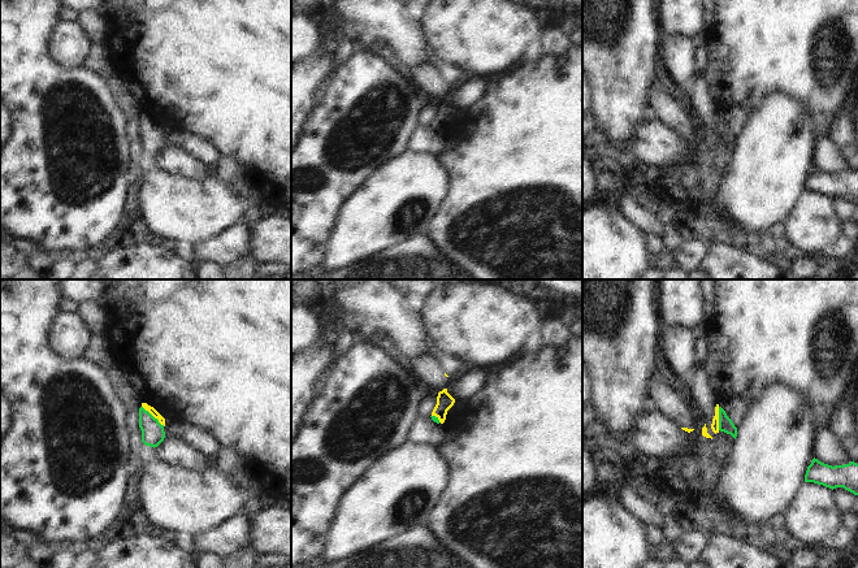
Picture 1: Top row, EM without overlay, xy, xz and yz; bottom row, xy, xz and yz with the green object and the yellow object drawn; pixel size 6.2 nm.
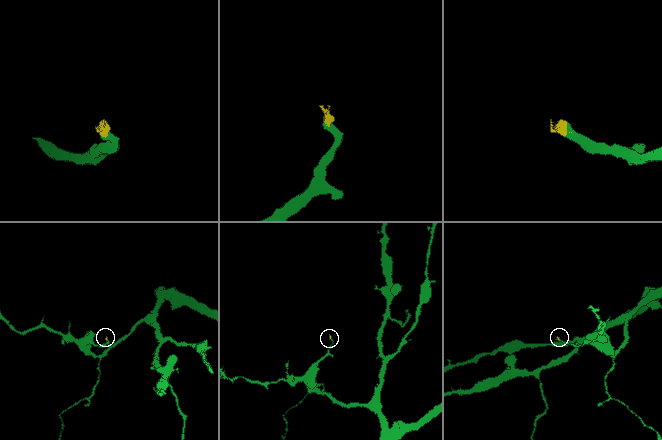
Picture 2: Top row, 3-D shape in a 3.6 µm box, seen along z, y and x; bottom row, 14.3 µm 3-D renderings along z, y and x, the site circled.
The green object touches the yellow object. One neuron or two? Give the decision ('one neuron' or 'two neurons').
one neuron

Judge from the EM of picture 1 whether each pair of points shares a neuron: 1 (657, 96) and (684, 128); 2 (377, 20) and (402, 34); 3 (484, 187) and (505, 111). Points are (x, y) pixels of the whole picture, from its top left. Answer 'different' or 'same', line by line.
1: same
2: same
3: same

